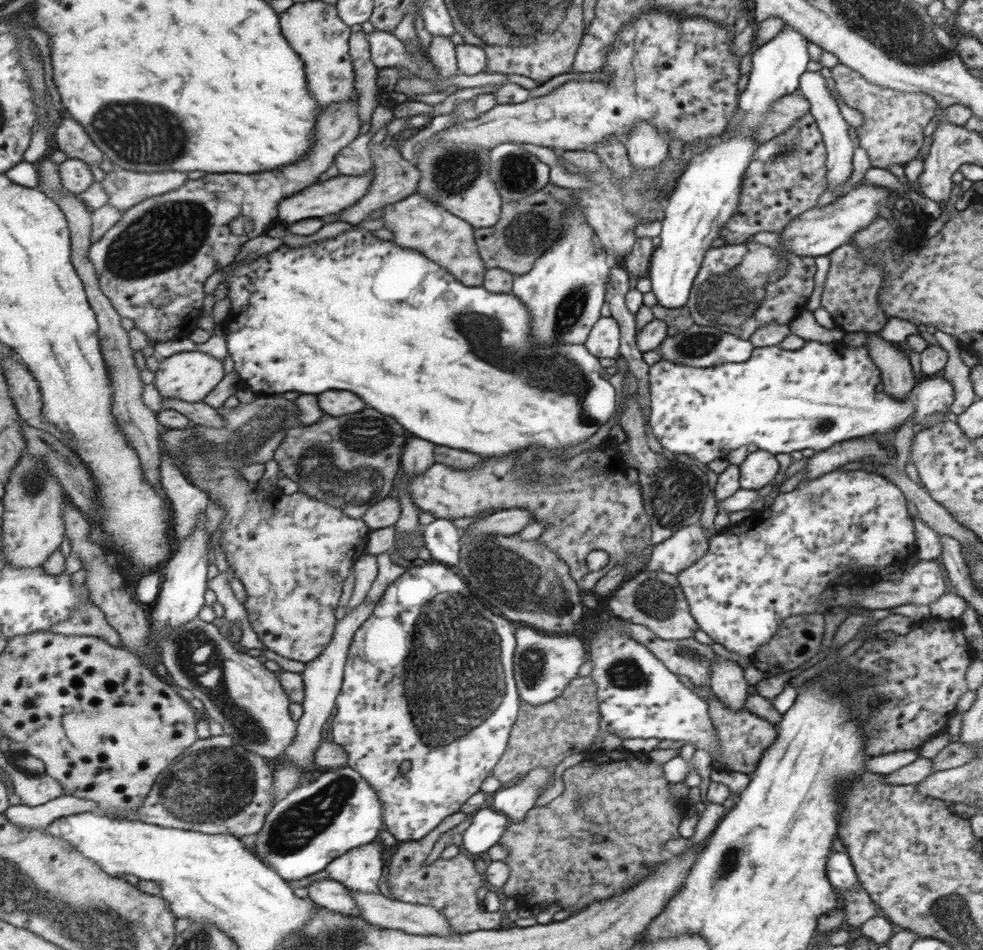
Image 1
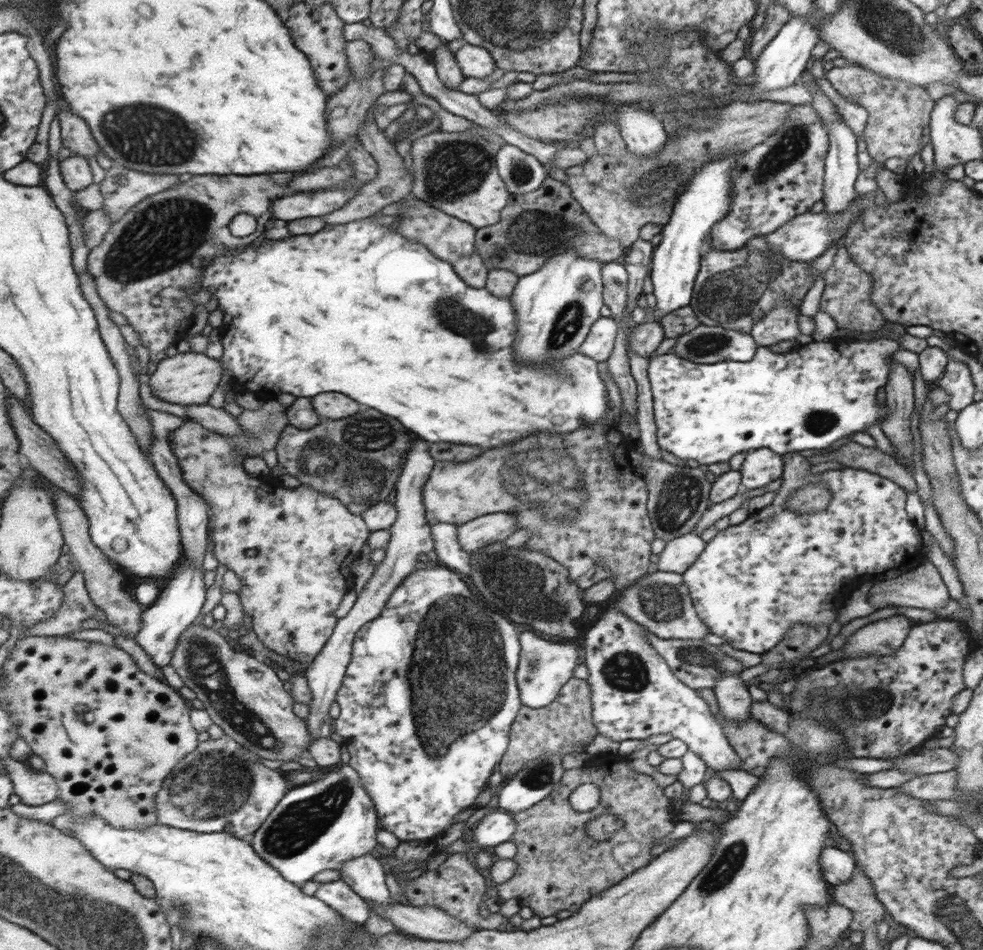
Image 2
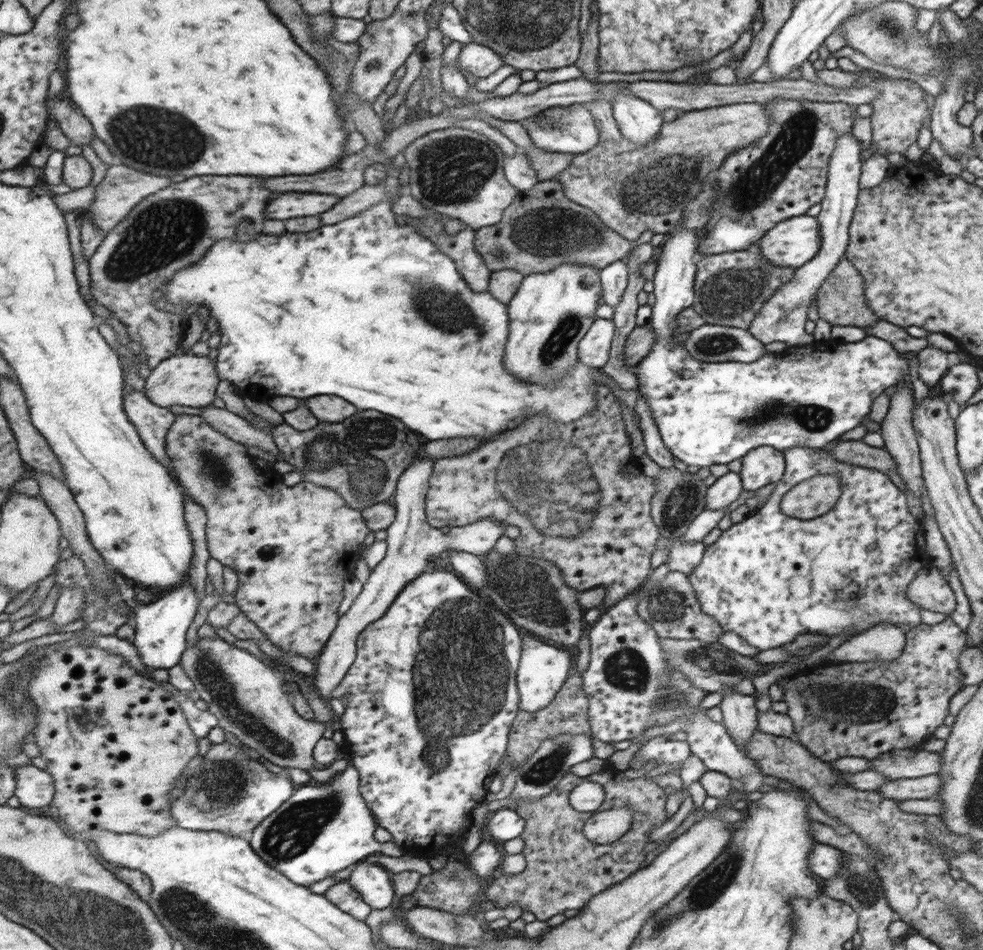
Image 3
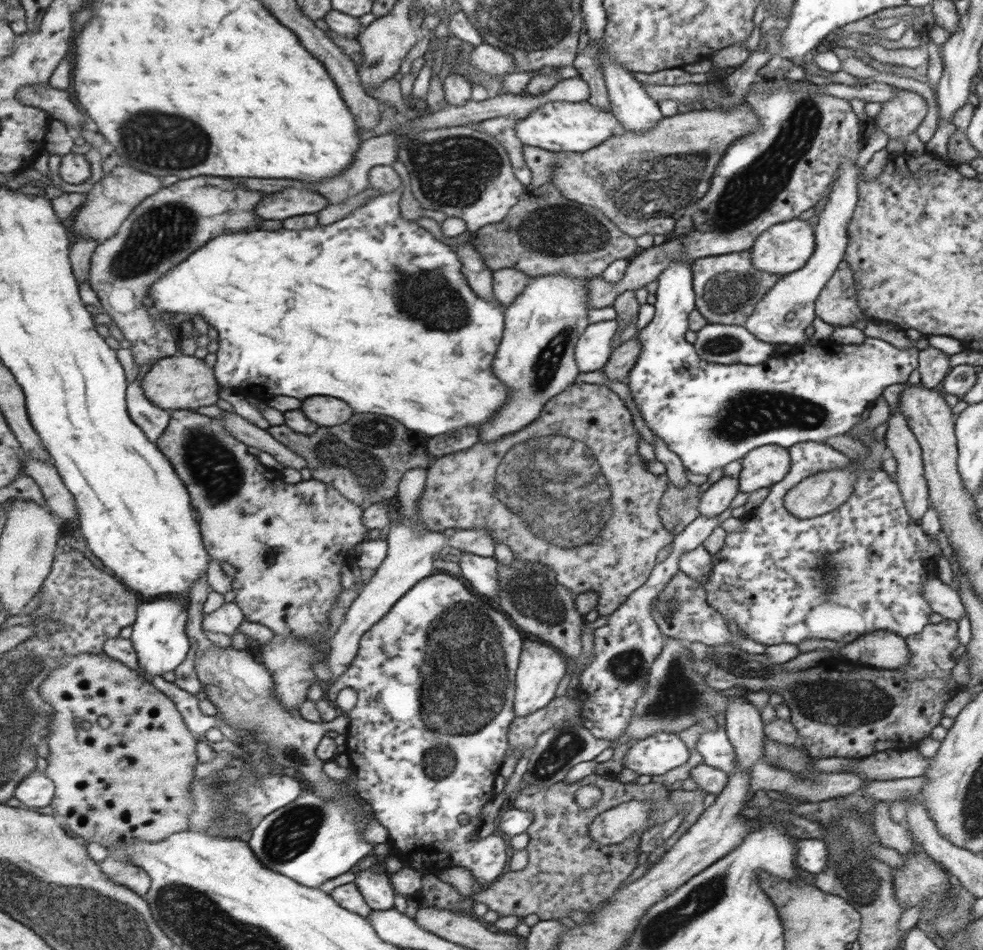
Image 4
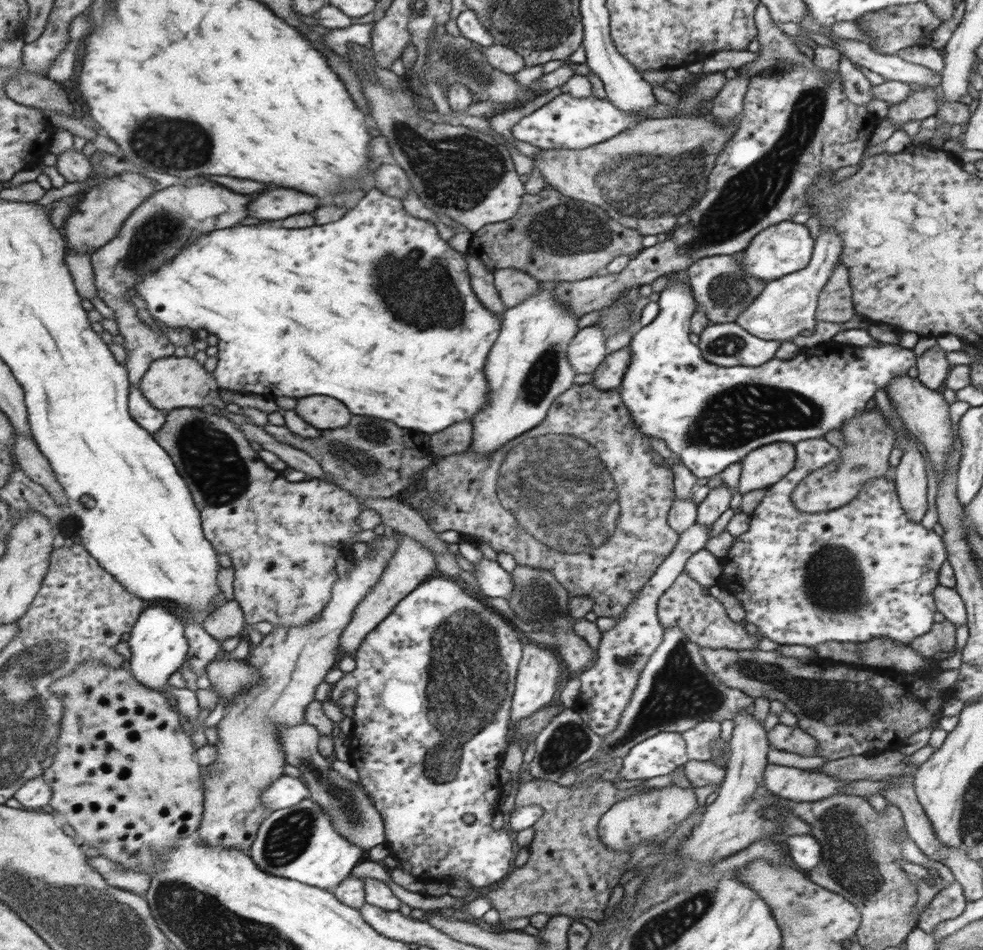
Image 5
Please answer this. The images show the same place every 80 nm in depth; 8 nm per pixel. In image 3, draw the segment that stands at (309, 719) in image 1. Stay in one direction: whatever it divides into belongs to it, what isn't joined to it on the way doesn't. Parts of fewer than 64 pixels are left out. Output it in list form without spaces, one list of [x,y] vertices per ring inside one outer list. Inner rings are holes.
[[[428,456],[413,458],[412,464],[405,468],[397,481],[396,493],[393,494],[391,503],[394,507],[394,519],[385,529],[386,551],[384,557],[370,569],[369,576],[362,589],[353,599],[352,606],[342,616],[336,629],[336,633],[328,641],[328,645],[322,651],[320,657],[314,661],[317,667],[315,682],[312,687],[320,694],[325,702],[331,698],[333,691],[337,690],[345,677],[349,675],[356,658],[356,642],[359,634],[371,624],[381,618],[392,605],[400,590],[409,581],[425,572],[425,564],[429,556],[436,556],[439,552],[454,547],[468,550],[471,554],[482,555],[493,550],[493,544],[504,532],[504,528],[497,519],[477,519],[471,525],[452,528],[452,533],[443,535],[439,529],[430,527],[427,516],[424,514],[424,496],[428,493],[428,480],[432,474],[433,461]]]

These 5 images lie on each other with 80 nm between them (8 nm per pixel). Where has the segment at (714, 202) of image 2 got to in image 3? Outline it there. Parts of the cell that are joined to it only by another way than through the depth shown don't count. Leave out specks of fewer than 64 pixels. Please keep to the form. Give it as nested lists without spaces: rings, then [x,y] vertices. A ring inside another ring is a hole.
[[[715,177],[706,178],[701,183],[701,190],[699,194],[691,200],[691,203],[697,202],[697,208],[691,208],[687,206],[685,210],[681,213],[680,221],[678,225],[673,229],[667,232],[663,242],[658,246],[659,253],[659,264],[657,264],[657,272],[653,274],[653,290],[652,293],[655,297],[655,302],[651,307],[651,314],[648,320],[648,323],[652,326],[654,330],[656,340],[654,340],[652,349],[650,353],[641,359],[637,365],[635,365],[635,376],[636,383],[638,384],[637,391],[639,395],[645,397],[647,408],[651,412],[653,417],[653,422],[657,427],[661,442],[663,446],[672,454],[674,458],[683,462],[691,470],[697,470],[701,472],[702,468],[713,466],[713,464],[727,464],[731,460],[737,460],[741,458],[744,454],[751,452],[753,449],[757,449],[761,446],[772,446],[777,450],[784,451],[785,449],[792,448],[793,446],[803,446],[807,448],[822,448],[835,440],[837,436],[849,432],[851,428],[859,426],[861,420],[869,414],[869,408],[871,408],[871,402],[873,398],[879,394],[879,388],[885,390],[887,386],[895,385],[897,381],[903,381],[907,379],[907,363],[899,357],[898,353],[895,351],[893,346],[882,339],[874,337],[872,335],[865,336],[857,342],[849,342],[849,344],[813,344],[812,342],[805,345],[797,346],[797,350],[793,354],[773,354],[765,351],[759,359],[753,362],[699,362],[697,359],[693,358],[682,346],[682,343],[675,343],[671,341],[671,338],[675,337],[679,332],[676,332],[676,324],[674,324],[675,319],[678,317],[678,314],[683,312],[683,310],[692,306],[693,300],[693,276],[696,276],[695,273],[695,248],[697,248],[697,236],[695,232],[699,228],[706,226],[706,222],[710,220],[711,211],[711,201],[713,197],[717,197],[717,192],[715,192],[716,180]]]

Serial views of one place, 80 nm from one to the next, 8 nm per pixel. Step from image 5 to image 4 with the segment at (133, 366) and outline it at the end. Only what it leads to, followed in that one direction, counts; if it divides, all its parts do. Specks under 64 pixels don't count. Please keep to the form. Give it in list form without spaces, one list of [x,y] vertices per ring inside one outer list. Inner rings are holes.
[[[190,178],[180,179],[167,188],[153,194],[149,200],[145,200],[137,210],[133,210],[133,216],[125,226],[121,226],[119,236],[112,236],[109,240],[104,240],[92,256],[90,285],[98,294],[102,301],[103,311],[107,312],[122,331],[126,340],[131,342],[131,352],[138,367],[149,364],[153,366],[161,359],[172,357],[173,354],[173,326],[165,324],[159,330],[127,330],[125,320],[117,320],[119,312],[133,312],[139,310],[143,300],[149,296],[149,290],[152,286],[169,272],[173,266],[181,264],[191,256],[191,252],[197,248],[203,248],[211,238],[217,238],[225,234],[225,228],[229,232],[245,232],[261,226],[261,218],[255,214],[257,204],[261,202],[265,194],[247,190],[235,180],[229,178]]]

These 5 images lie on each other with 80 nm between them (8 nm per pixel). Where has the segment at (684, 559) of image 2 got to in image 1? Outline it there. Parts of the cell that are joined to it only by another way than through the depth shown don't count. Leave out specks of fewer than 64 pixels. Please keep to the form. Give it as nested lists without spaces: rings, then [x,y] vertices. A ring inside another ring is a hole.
[[[698,522],[684,526],[663,542],[652,546],[645,570],[678,575],[704,556],[711,537],[705,535]]]

